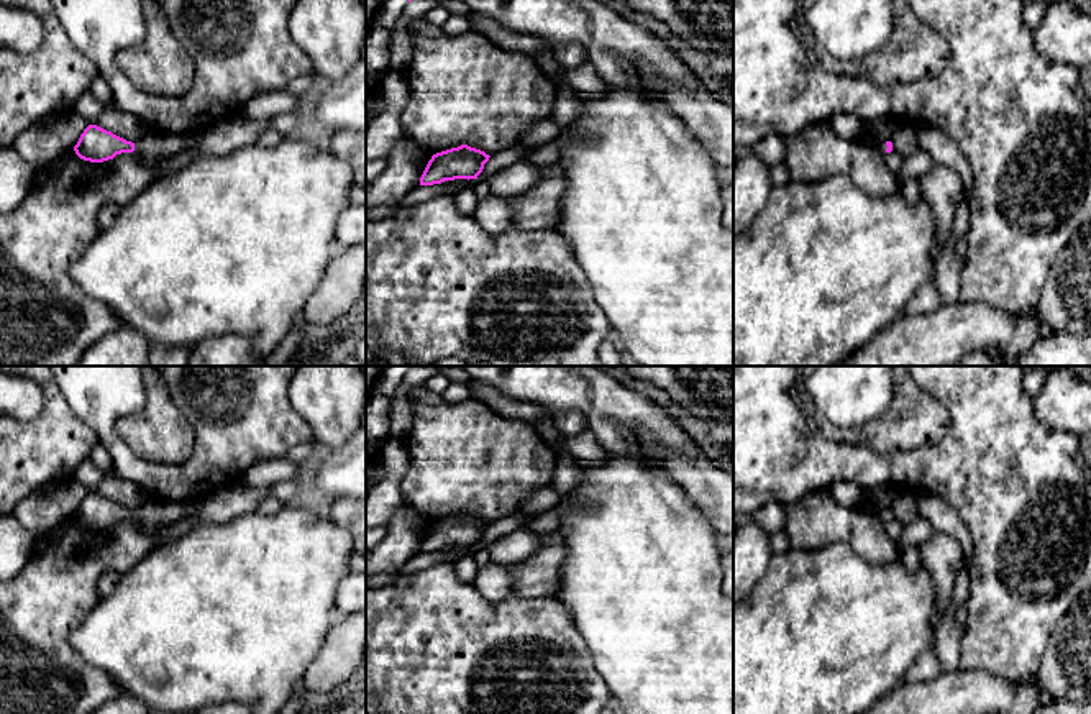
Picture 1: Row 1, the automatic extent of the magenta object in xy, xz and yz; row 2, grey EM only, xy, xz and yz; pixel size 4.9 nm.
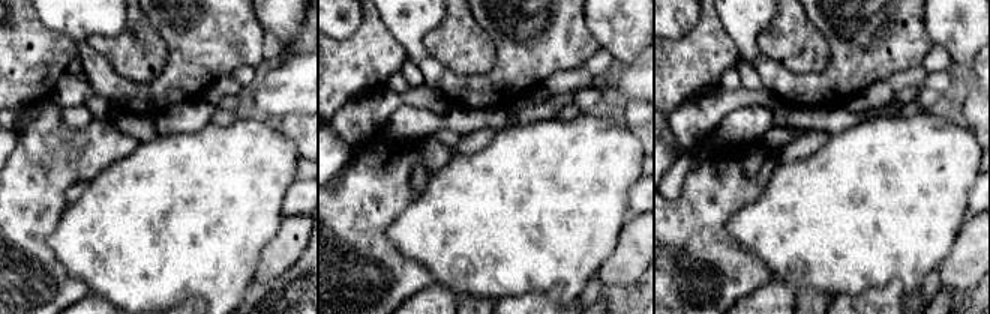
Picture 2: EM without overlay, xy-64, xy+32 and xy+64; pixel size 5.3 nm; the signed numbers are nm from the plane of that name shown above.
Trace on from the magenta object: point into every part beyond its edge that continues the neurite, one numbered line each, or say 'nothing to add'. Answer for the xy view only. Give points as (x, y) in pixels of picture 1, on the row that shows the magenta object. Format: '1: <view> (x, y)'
1: xy (153, 145)

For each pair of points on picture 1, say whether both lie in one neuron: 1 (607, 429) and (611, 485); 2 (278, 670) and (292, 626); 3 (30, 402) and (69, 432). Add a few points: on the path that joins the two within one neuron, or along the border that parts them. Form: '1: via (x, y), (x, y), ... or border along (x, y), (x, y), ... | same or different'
1: border along (606, 452), (629, 452), (635, 445), (647, 458) | different
2: via (278, 659), (278, 640), (281, 637) | same
3: border along (36, 383), (43, 407), (33, 417), (17, 421) | different

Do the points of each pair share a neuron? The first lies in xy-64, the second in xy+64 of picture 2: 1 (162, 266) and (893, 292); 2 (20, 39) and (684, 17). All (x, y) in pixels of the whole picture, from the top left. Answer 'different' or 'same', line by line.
1: different
2: different

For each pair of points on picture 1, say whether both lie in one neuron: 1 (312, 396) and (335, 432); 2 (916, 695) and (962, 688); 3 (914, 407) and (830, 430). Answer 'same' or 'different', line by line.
1: same
2: same
3: same

